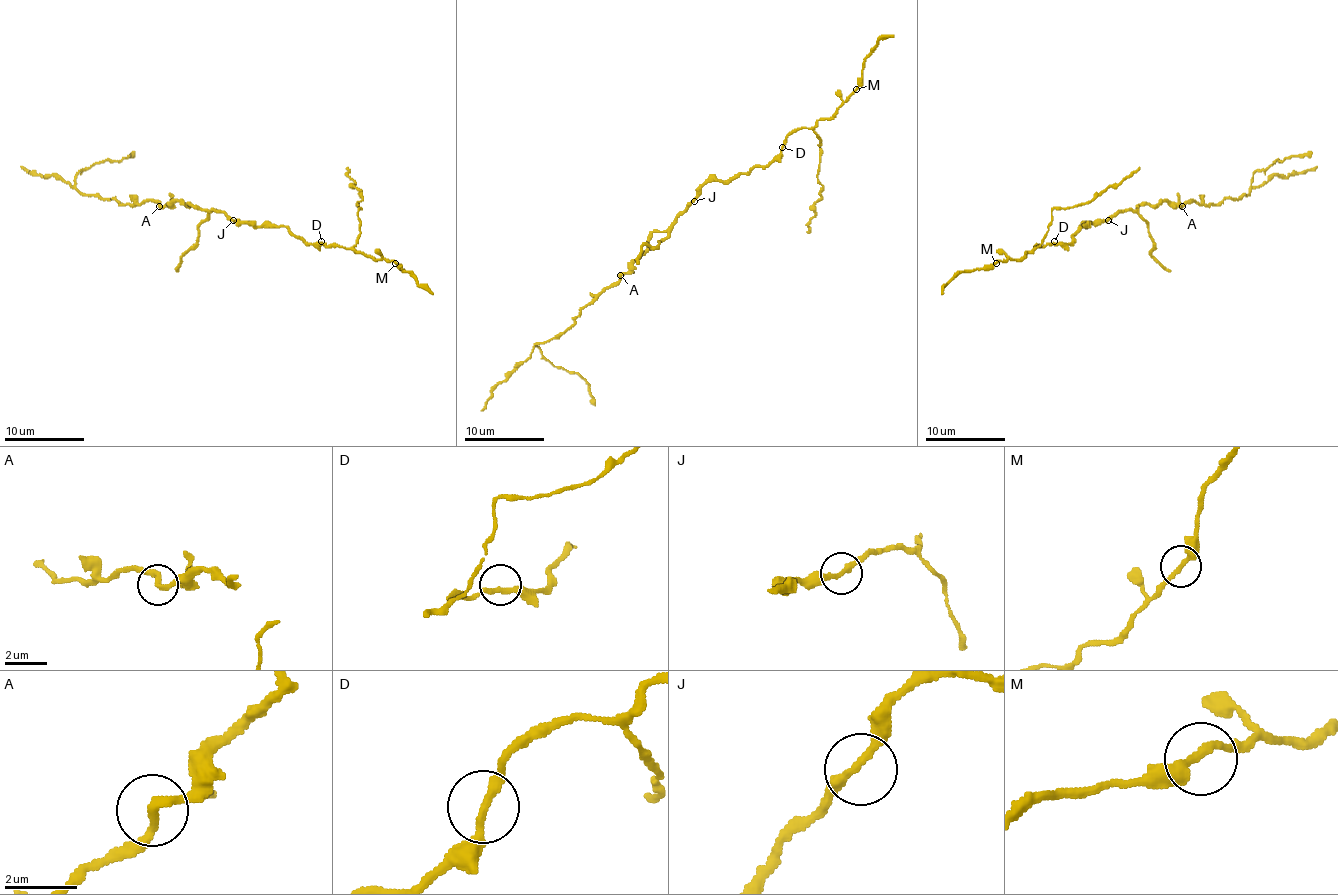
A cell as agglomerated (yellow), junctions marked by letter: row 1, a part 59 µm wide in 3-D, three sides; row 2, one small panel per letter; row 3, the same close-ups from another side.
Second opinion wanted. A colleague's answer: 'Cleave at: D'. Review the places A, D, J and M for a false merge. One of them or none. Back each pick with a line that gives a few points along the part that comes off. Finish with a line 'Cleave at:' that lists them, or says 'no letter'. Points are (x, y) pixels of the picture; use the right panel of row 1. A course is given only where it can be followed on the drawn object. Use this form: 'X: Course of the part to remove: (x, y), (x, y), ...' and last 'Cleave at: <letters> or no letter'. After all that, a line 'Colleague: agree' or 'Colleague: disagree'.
Cleave at: no letter
Colleague: disagree

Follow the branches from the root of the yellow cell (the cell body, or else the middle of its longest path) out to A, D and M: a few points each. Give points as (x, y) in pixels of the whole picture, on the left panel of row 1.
A: (224, 214), (198, 210), (180, 202), (160, 206)
D: (224, 214), (255, 227), (285, 225), (309, 243), (321, 241)
M: (224, 214), (255, 227), (285, 225), (309, 243), (351, 247), (375, 259), (395, 263)

